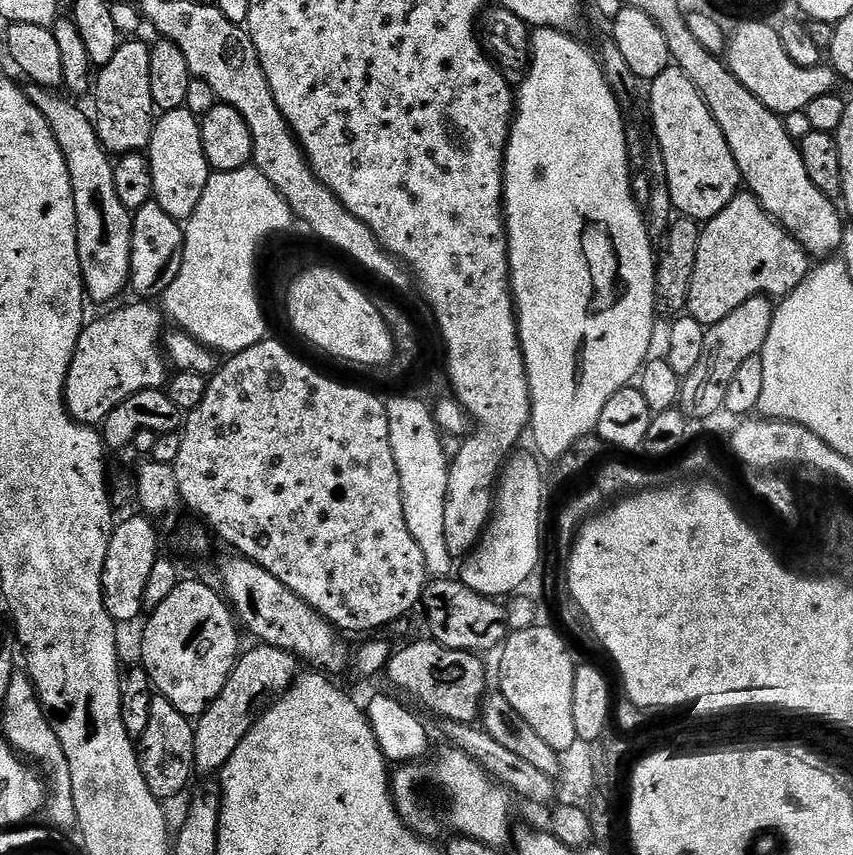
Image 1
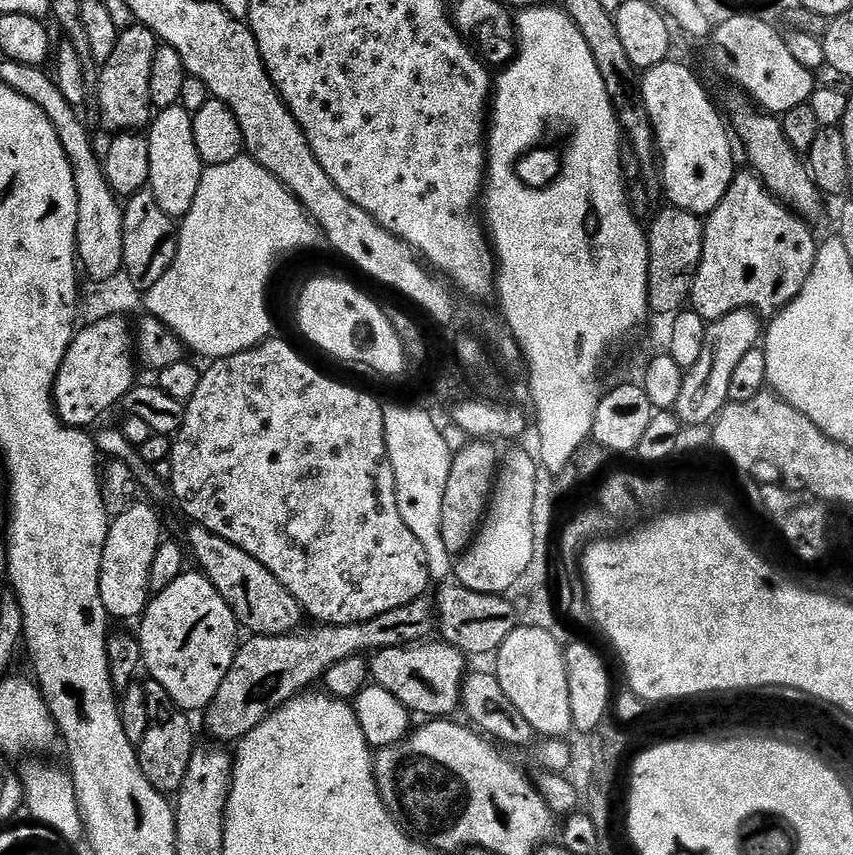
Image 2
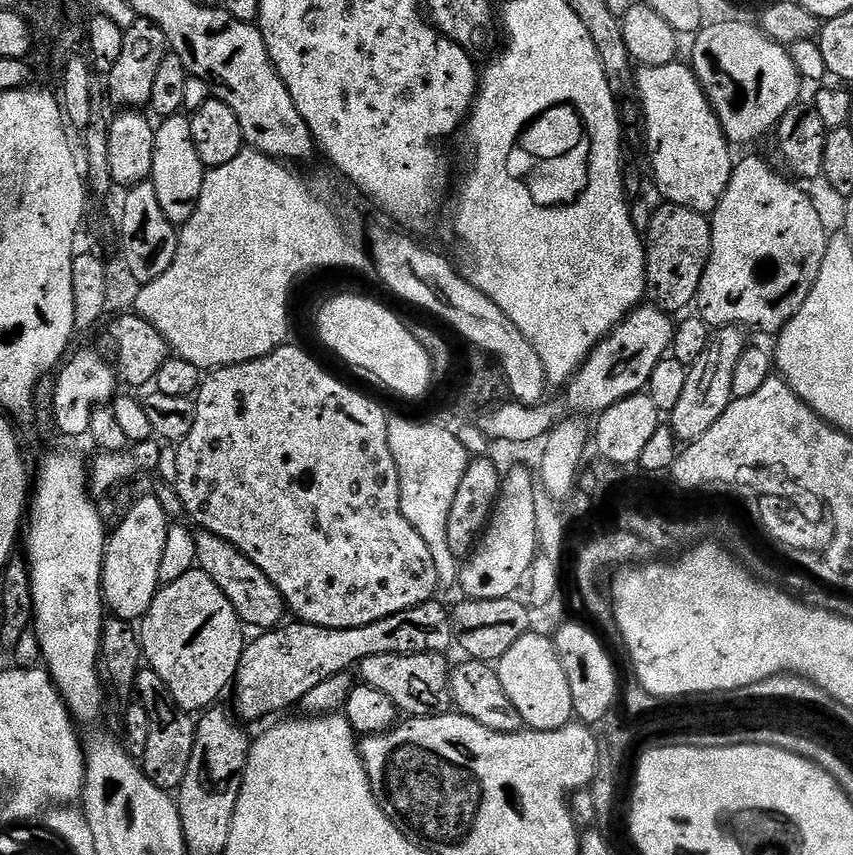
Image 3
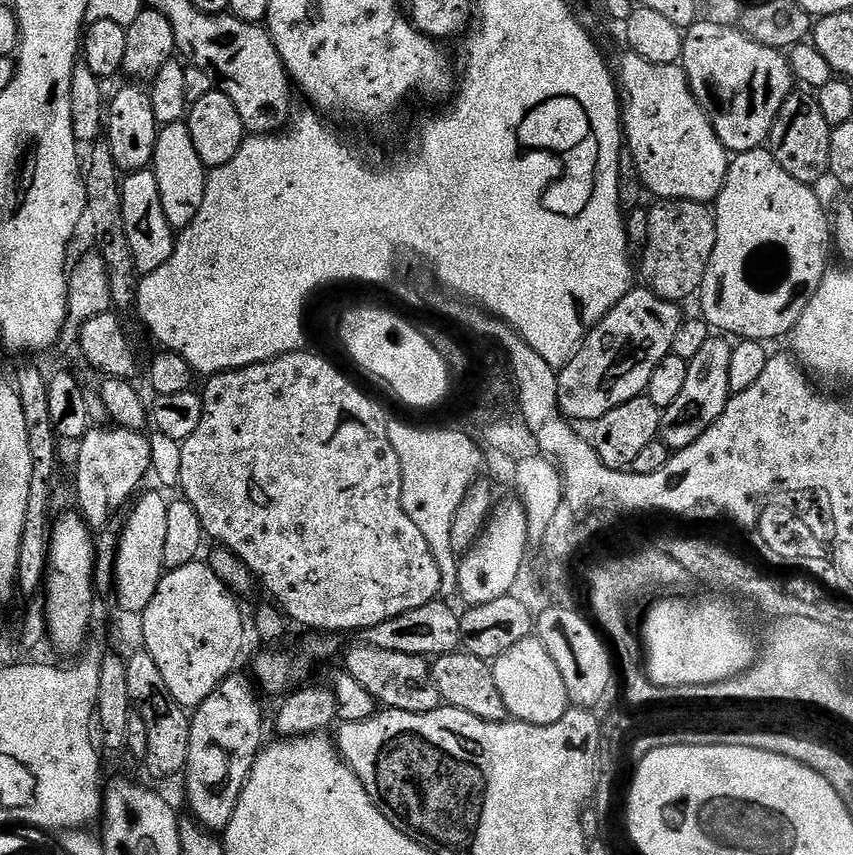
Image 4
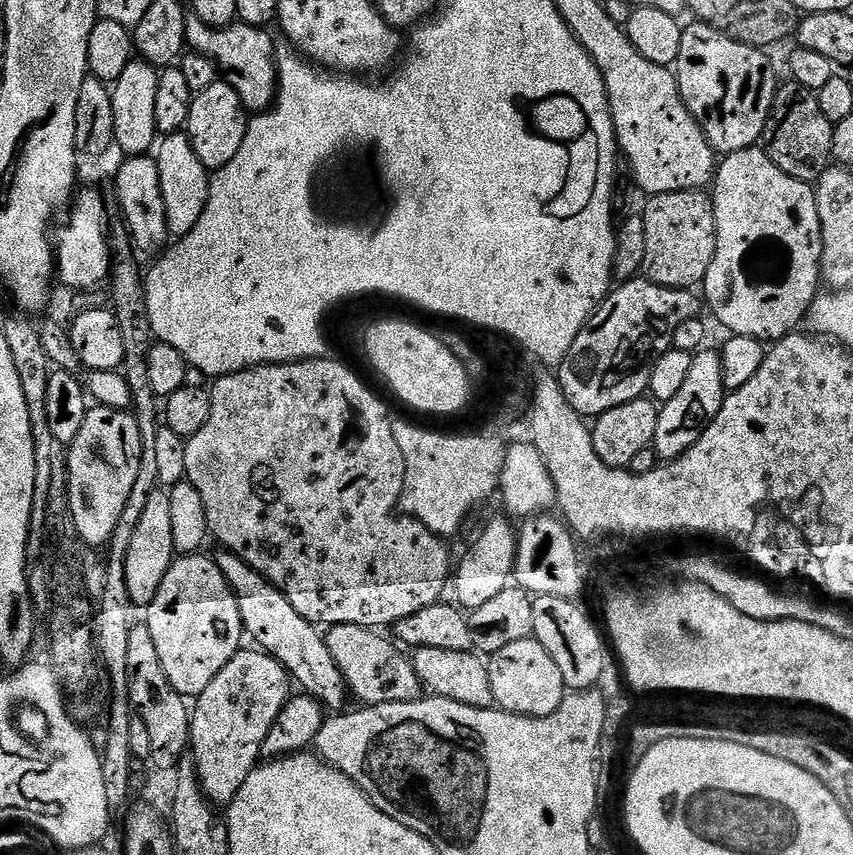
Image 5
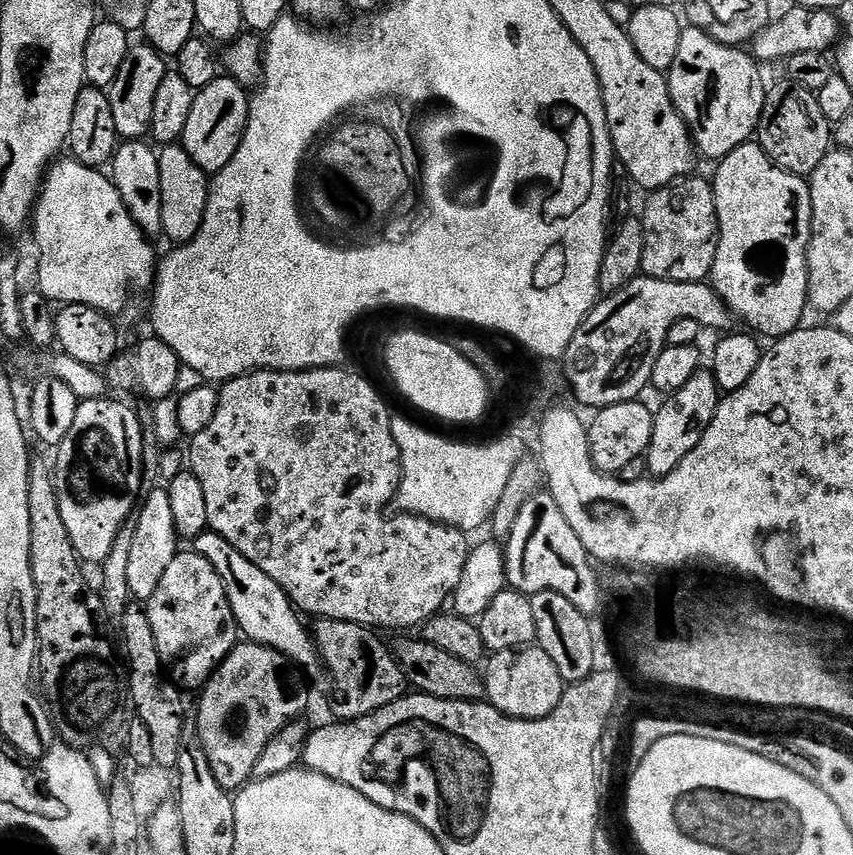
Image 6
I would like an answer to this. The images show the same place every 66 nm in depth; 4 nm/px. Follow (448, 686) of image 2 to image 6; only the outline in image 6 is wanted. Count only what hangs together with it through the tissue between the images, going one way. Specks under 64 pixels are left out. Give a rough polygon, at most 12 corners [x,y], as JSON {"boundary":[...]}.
{"boundary":[[317,619],[337,721],[406,694],[393,649],[373,629]]}

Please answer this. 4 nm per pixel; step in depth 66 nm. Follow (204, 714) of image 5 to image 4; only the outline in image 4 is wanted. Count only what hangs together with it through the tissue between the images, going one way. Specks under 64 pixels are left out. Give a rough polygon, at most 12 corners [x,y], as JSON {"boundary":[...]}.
{"boundary":[[227,676],[190,716],[189,813],[223,833],[266,740],[261,693]]}

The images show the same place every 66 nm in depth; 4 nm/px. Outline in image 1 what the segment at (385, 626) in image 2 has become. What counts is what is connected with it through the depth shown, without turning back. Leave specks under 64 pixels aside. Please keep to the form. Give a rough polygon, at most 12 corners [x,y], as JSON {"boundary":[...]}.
{"boundary":[[263,643],[195,721],[197,773],[219,773],[301,671]]}

